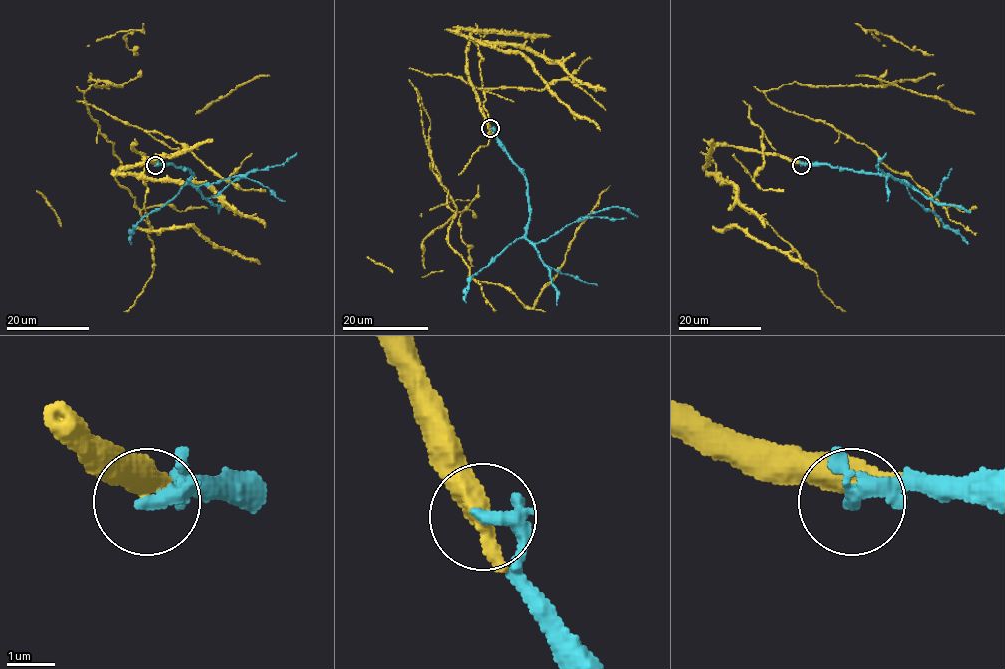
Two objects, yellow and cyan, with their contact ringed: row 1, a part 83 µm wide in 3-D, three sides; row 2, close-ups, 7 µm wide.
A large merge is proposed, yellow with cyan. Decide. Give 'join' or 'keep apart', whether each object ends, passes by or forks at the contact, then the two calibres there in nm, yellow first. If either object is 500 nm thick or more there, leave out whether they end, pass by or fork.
join; yellow passes by; cyan passes by; 440 nm thick on the yellow side, 240 nm on the other

